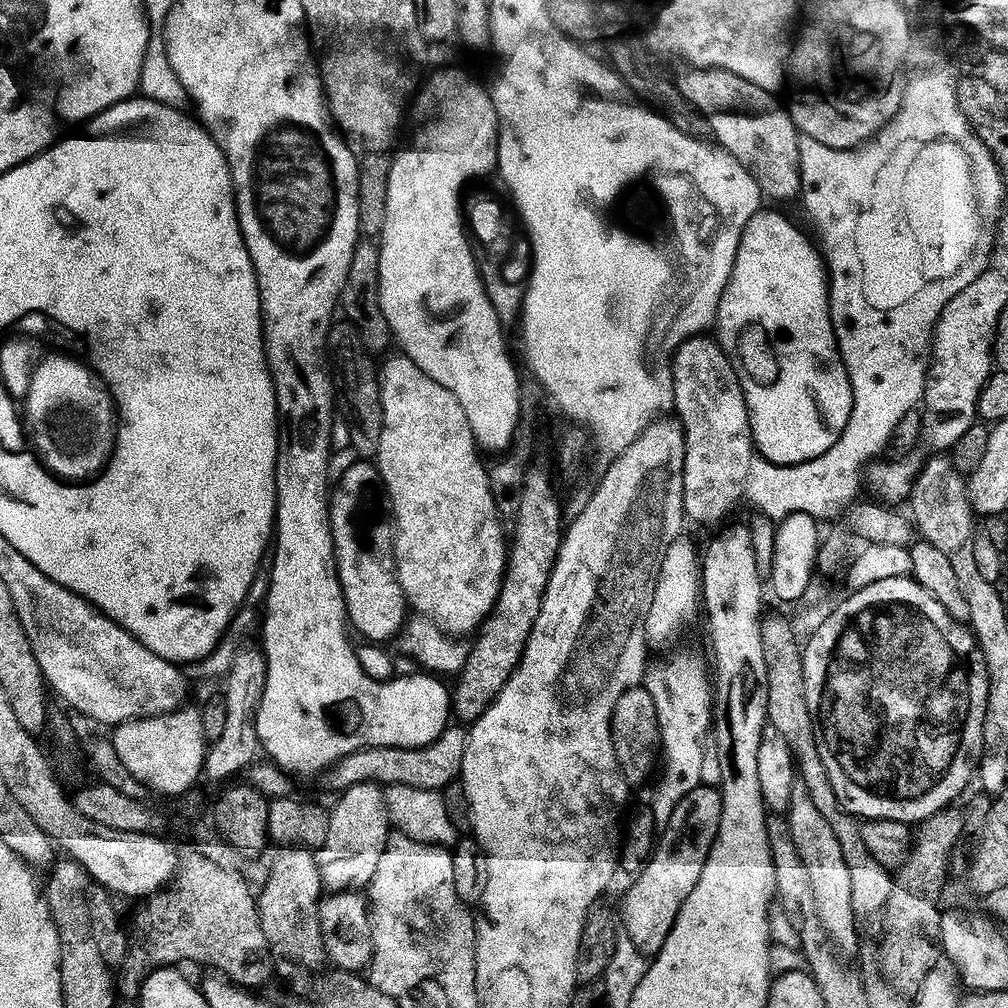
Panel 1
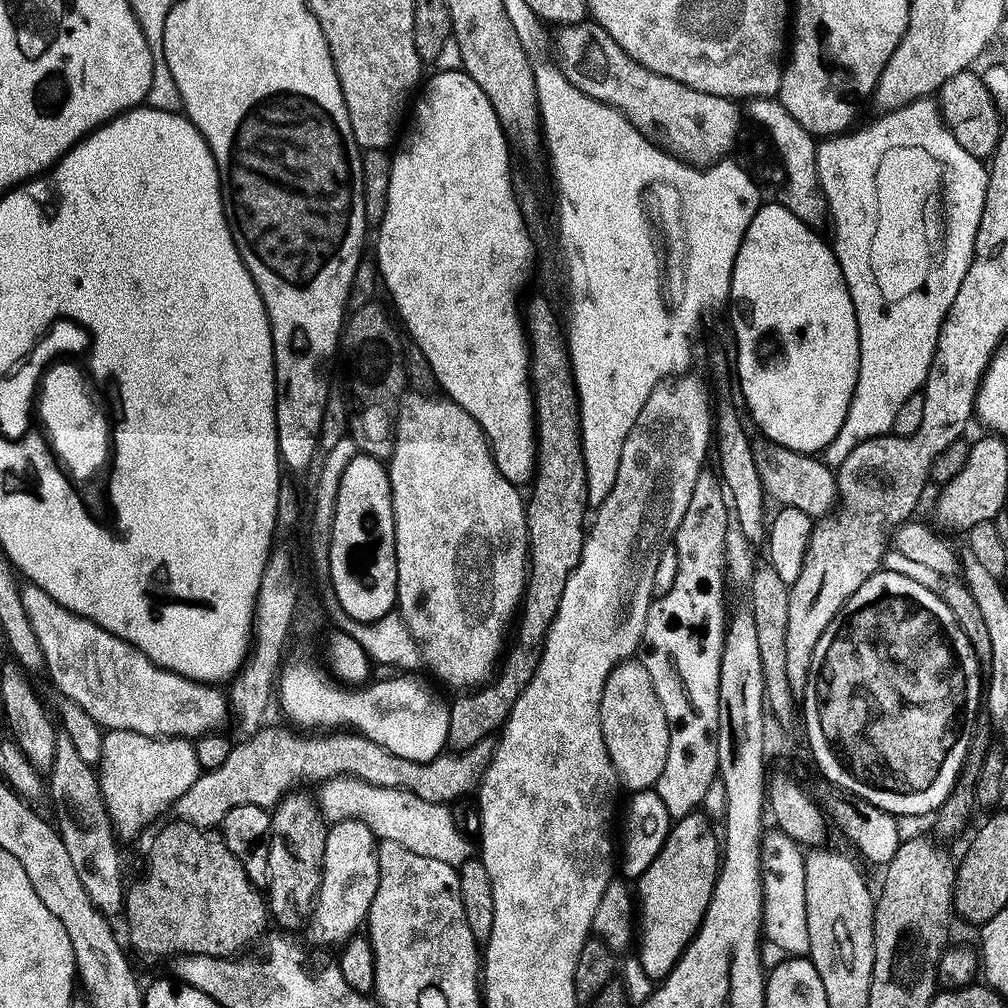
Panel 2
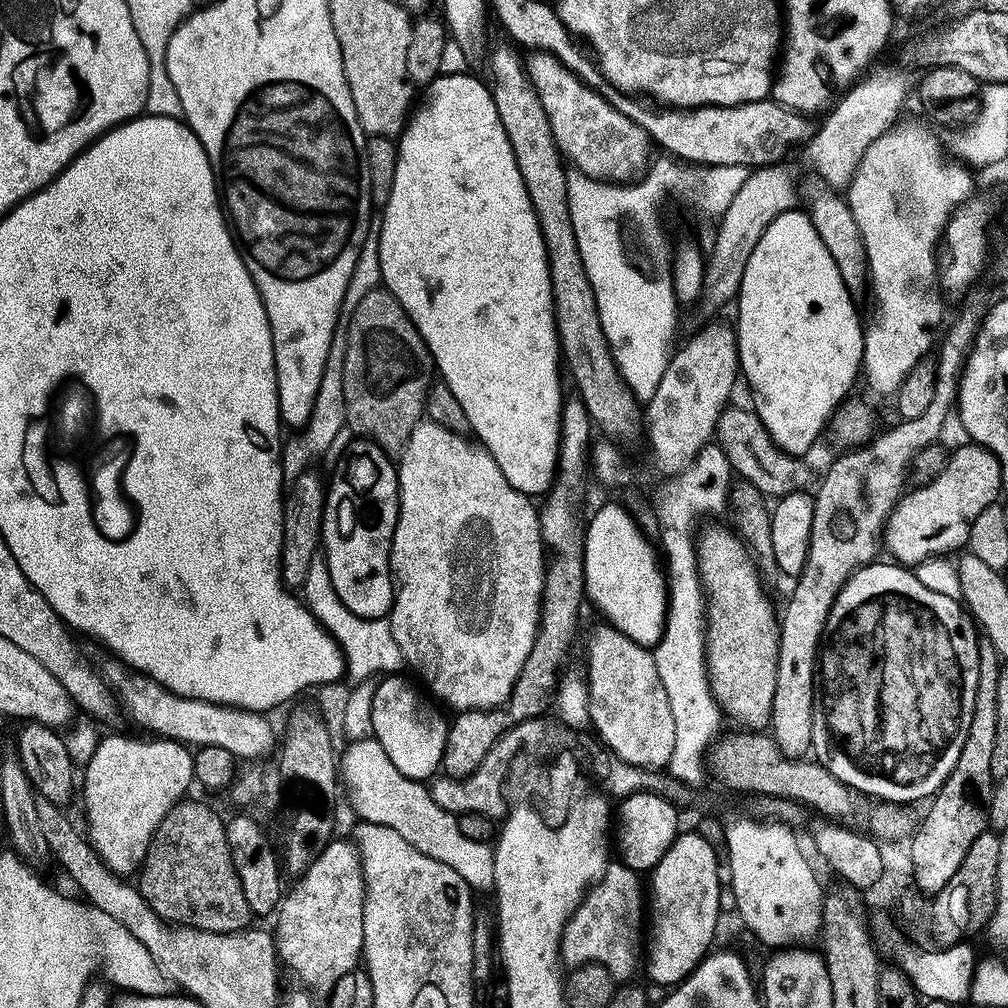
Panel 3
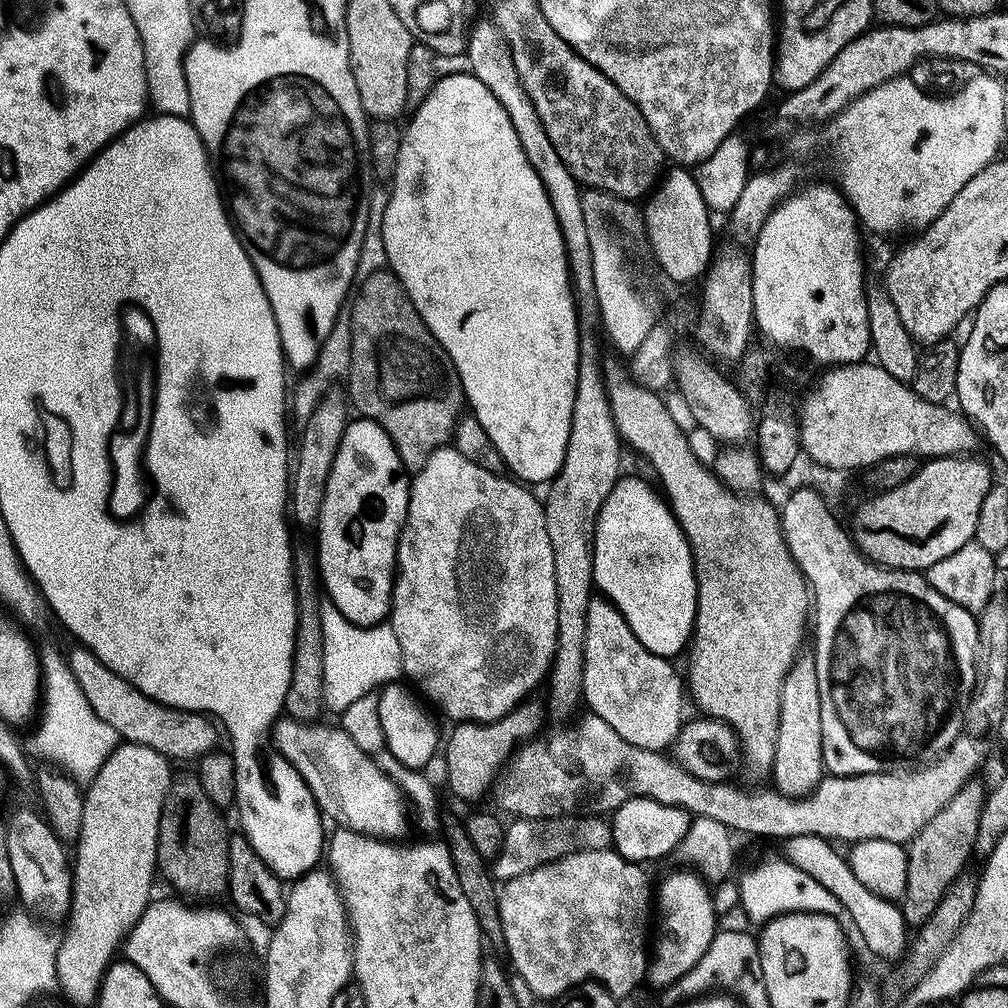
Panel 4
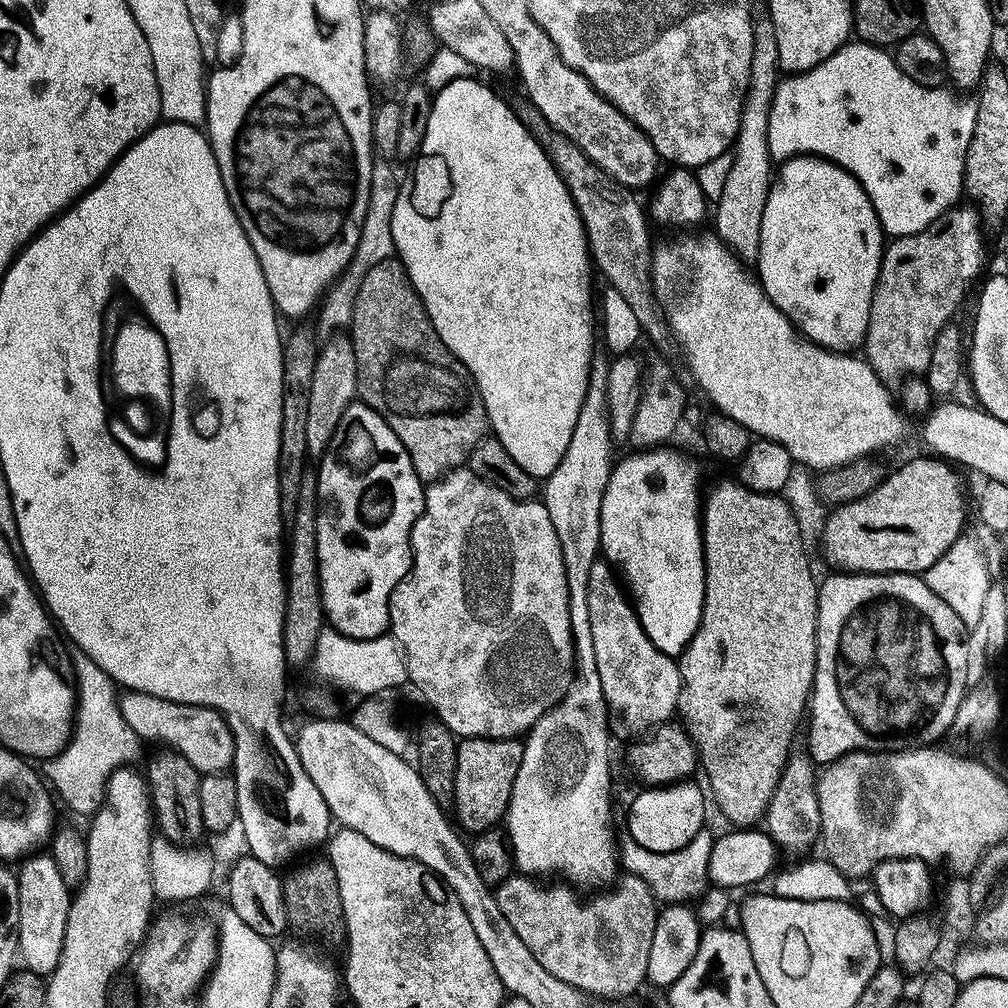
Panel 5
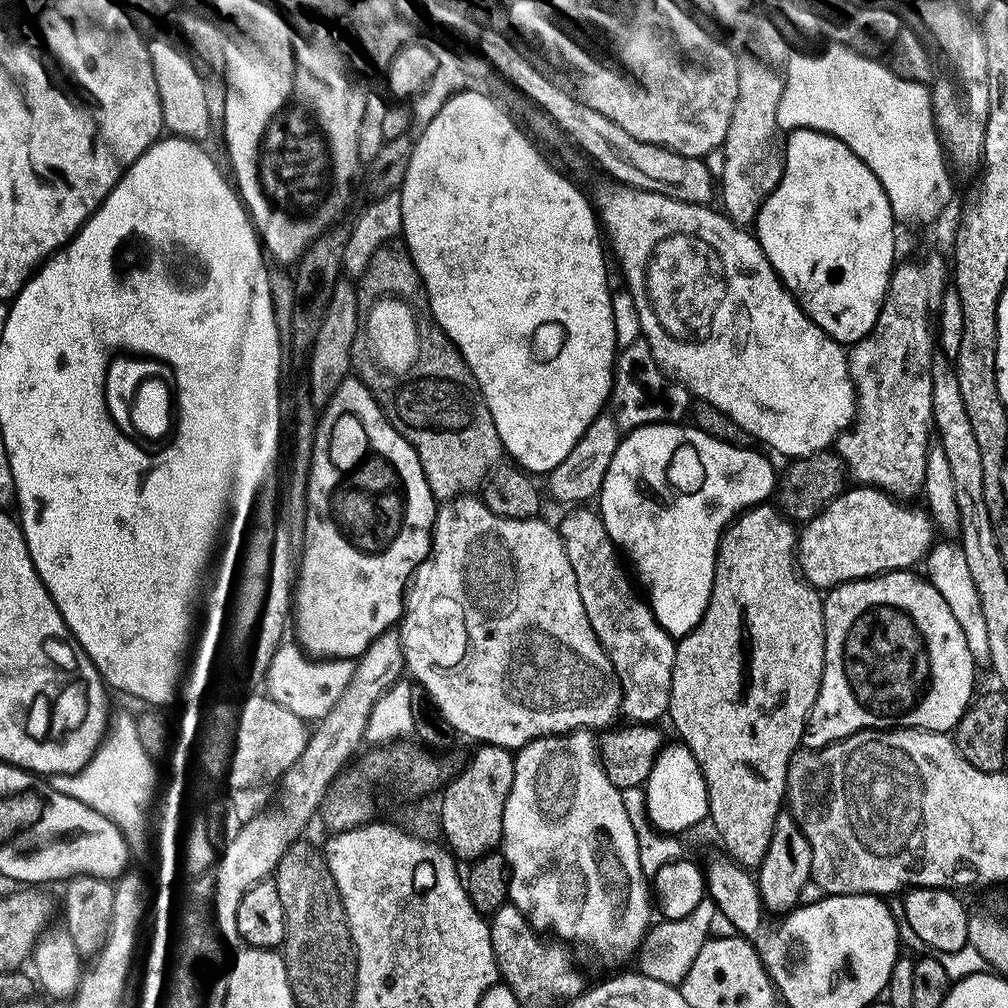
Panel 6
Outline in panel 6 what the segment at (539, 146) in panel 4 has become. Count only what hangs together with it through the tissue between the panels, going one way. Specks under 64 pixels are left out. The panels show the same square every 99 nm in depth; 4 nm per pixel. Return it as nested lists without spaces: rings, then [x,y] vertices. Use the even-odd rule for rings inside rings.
[[[578,728],[574,732],[561,732],[559,736],[540,736],[531,740],[525,748],[515,753],[514,762],[514,786],[506,798],[506,810],[502,818],[502,851],[504,859],[508,862],[508,899],[514,907],[531,922],[537,930],[549,928],[553,937],[561,941],[573,940],[576,944],[592,944],[592,948],[598,955],[606,960],[624,960],[632,955],[643,945],[644,937],[647,936],[654,917],[654,896],[650,891],[649,877],[645,876],[642,865],[639,862],[638,838],[634,826],[631,825],[630,817],[626,814],[623,805],[621,789],[606,778],[606,774],[600,765],[600,753],[598,740],[587,728]]]

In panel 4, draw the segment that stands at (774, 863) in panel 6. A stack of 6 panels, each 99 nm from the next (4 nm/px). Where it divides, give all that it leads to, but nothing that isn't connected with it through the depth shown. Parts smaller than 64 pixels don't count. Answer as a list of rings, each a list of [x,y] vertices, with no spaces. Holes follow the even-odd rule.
[[[801,647],[800,653],[794,658],[794,662],[790,666],[790,670],[786,674],[786,682],[782,682],[782,706],[778,710],[778,742],[774,742],[774,762],[770,773],[770,780],[773,780],[775,791],[780,792],[784,796],[804,797],[810,795],[819,782],[826,776],[824,767],[824,759],[822,758],[822,708],[818,698],[818,666],[816,665],[816,653],[811,647]]]

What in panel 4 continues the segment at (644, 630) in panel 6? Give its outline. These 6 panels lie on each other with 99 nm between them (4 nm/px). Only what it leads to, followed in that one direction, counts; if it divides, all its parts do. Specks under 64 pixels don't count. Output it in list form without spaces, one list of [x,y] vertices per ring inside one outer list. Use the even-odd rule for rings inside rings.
[[[594,598],[586,610],[586,642],[584,643],[584,673],[582,674],[583,703],[588,703],[587,711],[602,718],[619,736],[626,738],[634,746],[642,746],[655,752],[667,749],[676,740],[680,725],[685,723],[684,700],[686,704],[686,684],[676,673],[671,659],[654,654],[634,638],[634,630],[626,626],[626,618],[609,600]]]

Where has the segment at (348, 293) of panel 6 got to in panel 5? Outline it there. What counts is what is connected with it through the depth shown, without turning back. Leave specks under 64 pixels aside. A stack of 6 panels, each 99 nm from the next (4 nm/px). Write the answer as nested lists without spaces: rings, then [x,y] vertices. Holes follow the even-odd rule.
[[[332,334],[319,345],[314,362],[314,378],[310,378],[310,402],[306,406],[306,446],[312,458],[323,456],[342,410],[357,399],[354,346],[348,334]]]

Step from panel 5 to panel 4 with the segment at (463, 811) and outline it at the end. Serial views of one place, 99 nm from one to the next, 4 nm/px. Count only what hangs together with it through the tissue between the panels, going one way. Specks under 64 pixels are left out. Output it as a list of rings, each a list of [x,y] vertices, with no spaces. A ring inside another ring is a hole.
[[[529,699],[520,704],[513,712],[508,712],[489,724],[460,722],[448,736],[448,745],[443,745],[444,768],[448,771],[448,784],[460,800],[476,800],[479,796],[487,797],[497,776],[507,764],[512,753],[522,744],[541,735],[540,727],[544,724],[544,708],[536,701]]]

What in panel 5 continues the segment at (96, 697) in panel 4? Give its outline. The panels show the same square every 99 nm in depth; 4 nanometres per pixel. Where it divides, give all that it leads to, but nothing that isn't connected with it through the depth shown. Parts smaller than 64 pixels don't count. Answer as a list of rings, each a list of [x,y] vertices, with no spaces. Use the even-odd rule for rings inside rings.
[[[125,691],[119,697],[120,713],[141,741],[154,742],[175,749],[201,775],[225,772],[233,760],[233,734],[224,716],[201,704],[179,704],[154,694]]]

